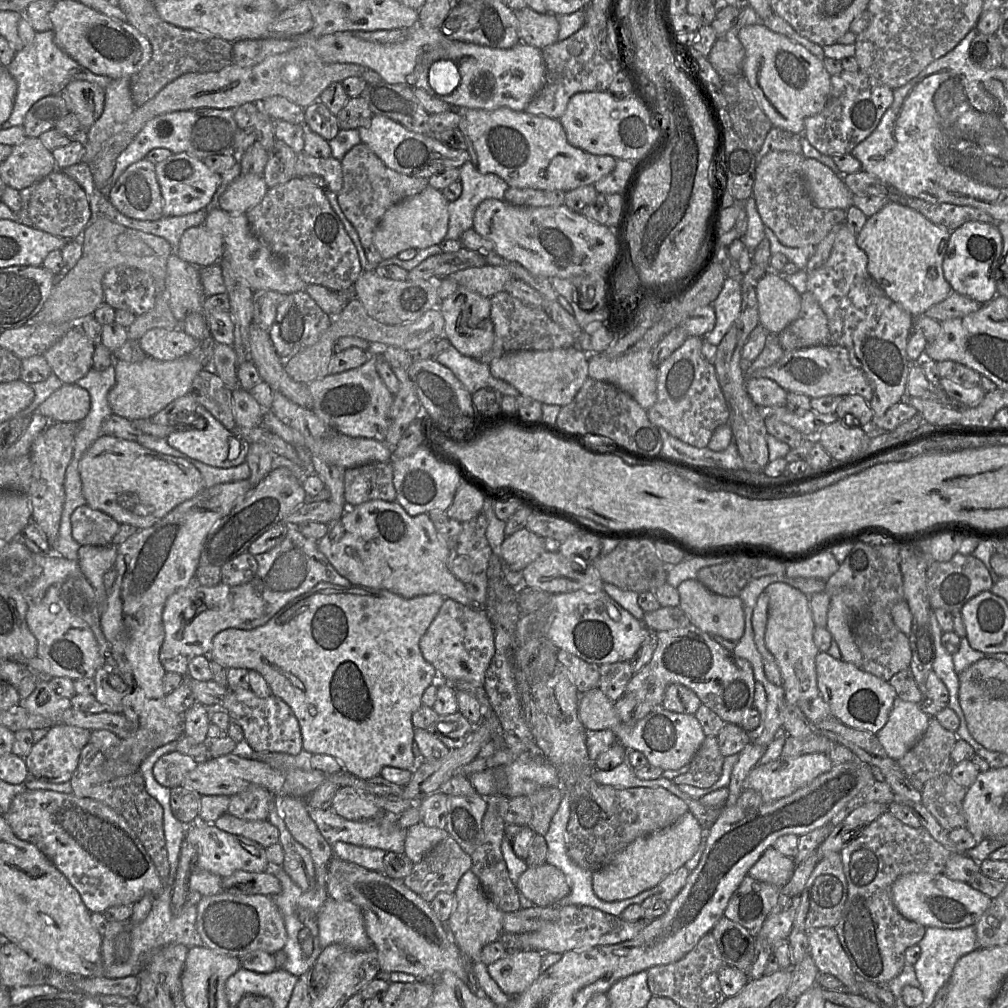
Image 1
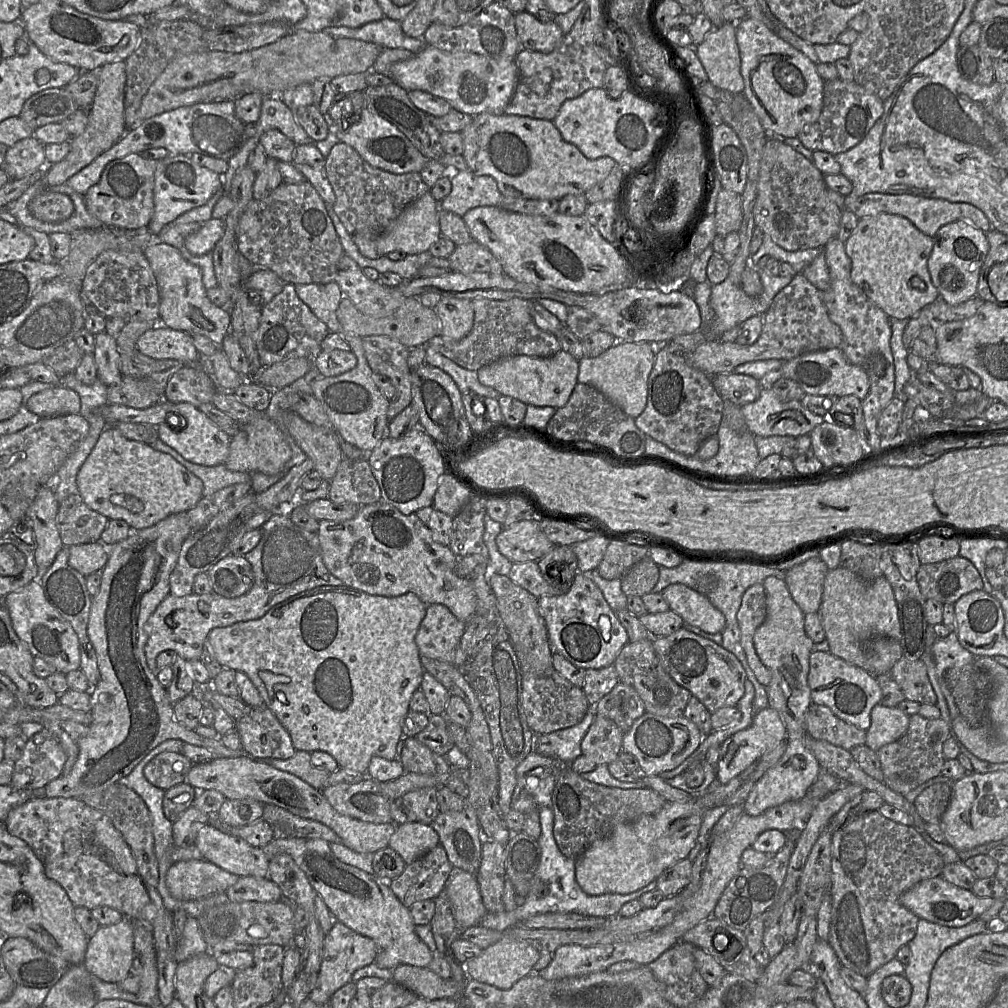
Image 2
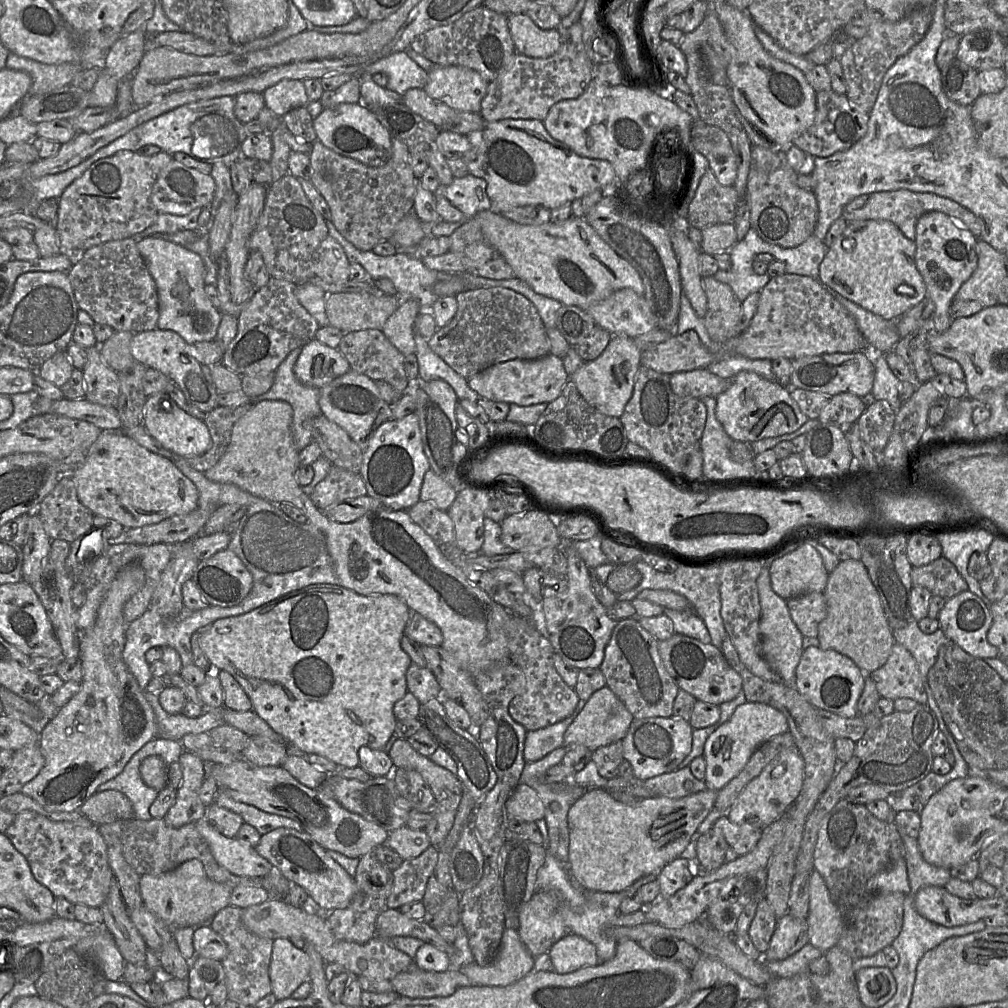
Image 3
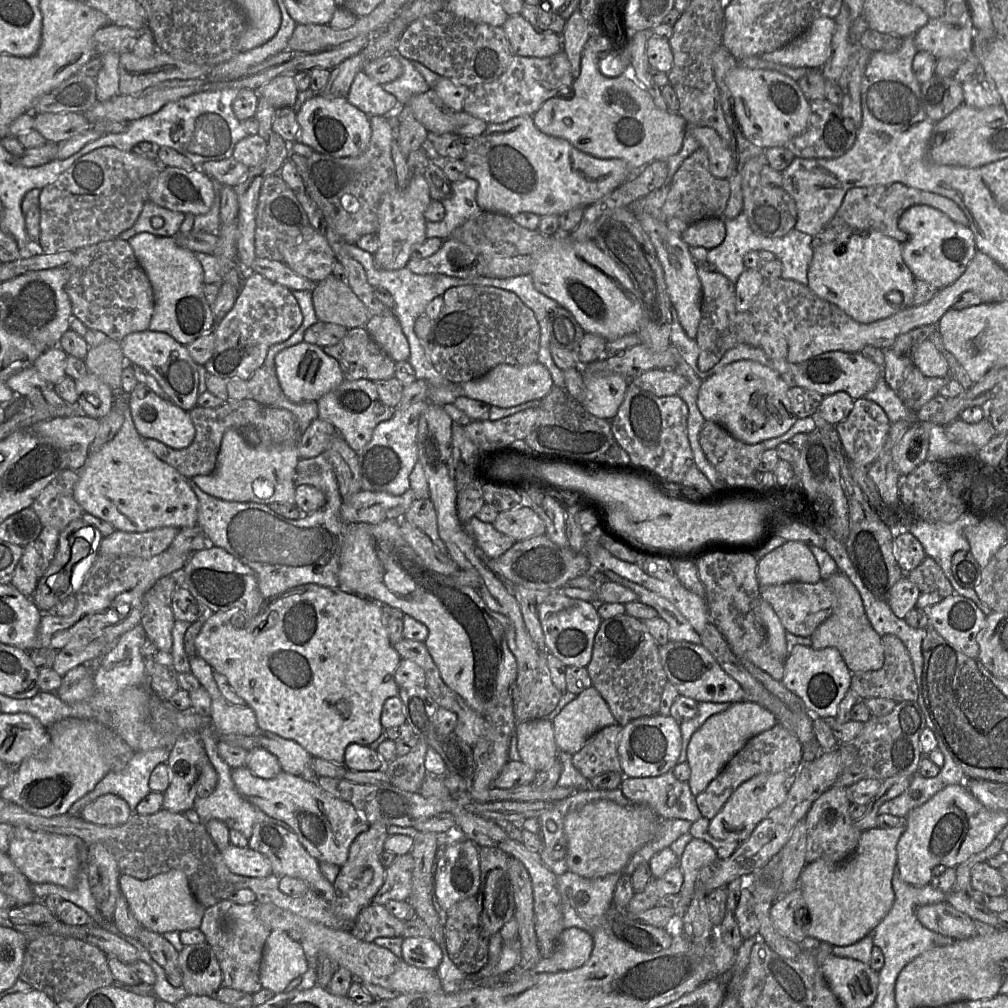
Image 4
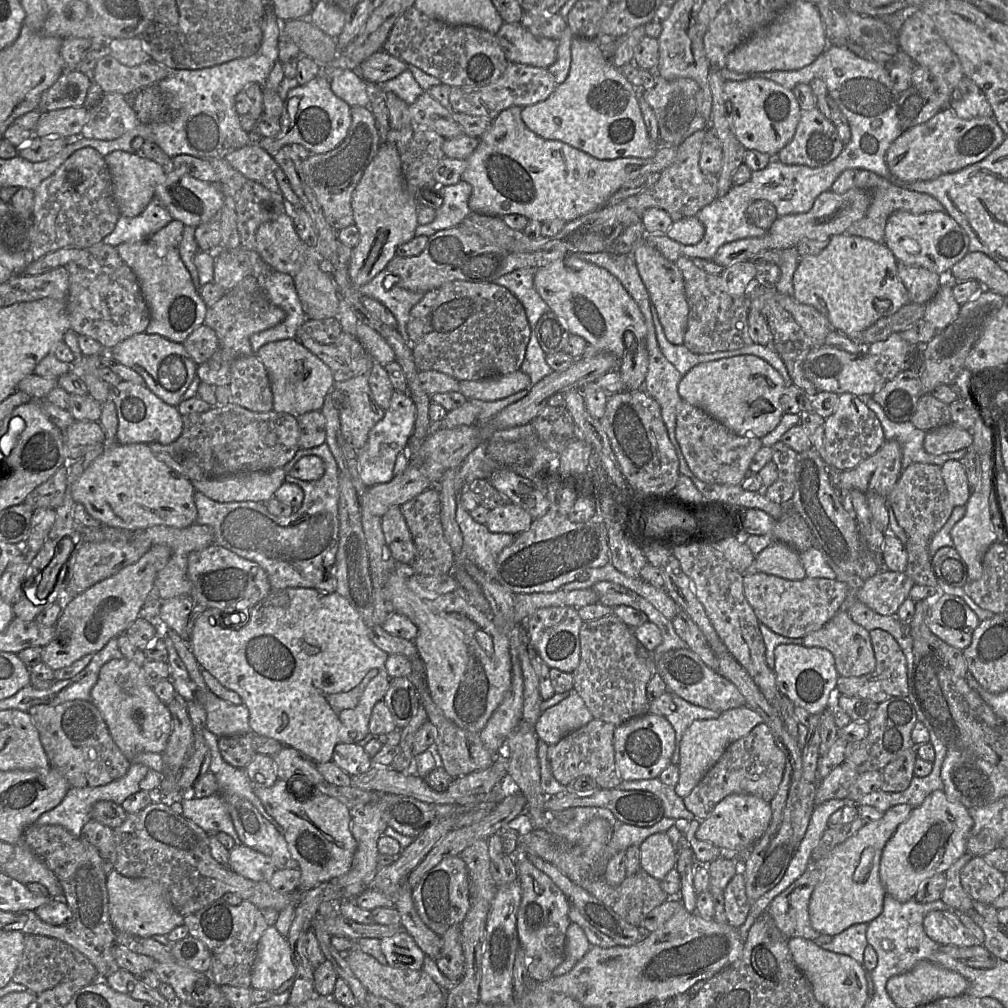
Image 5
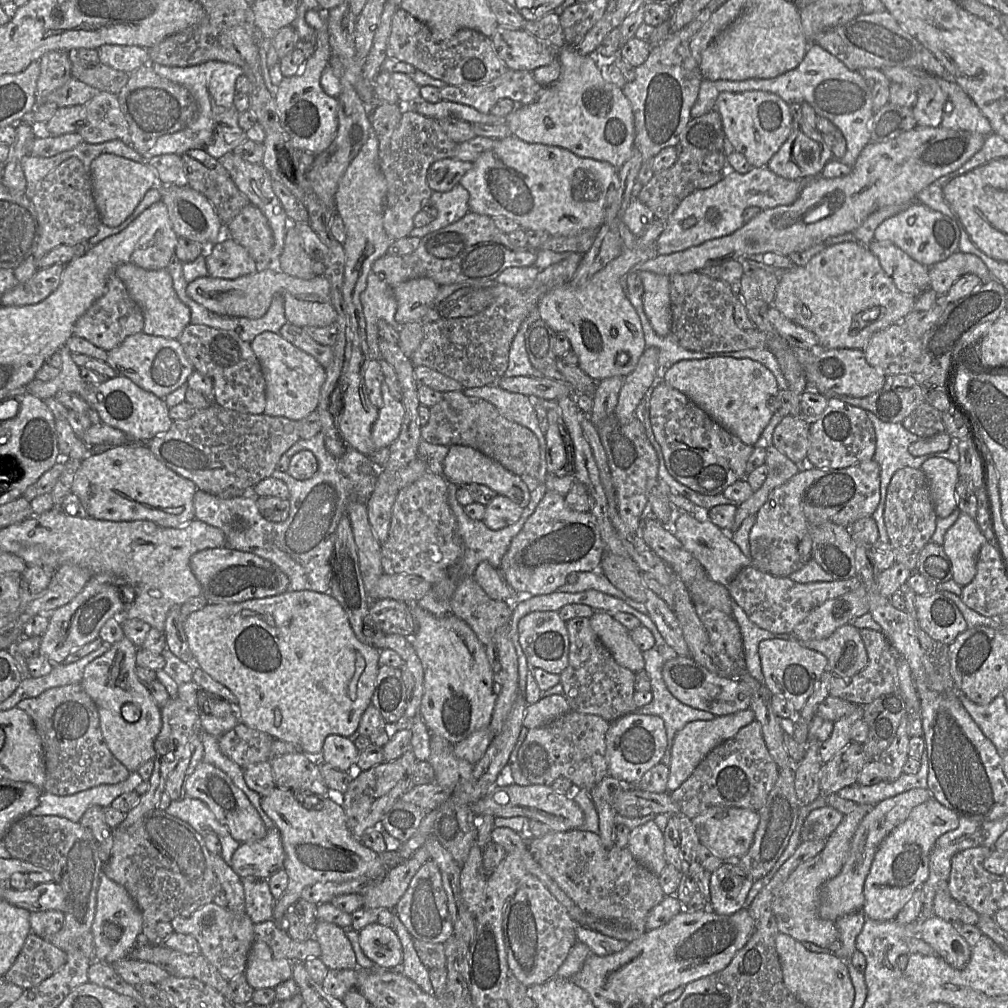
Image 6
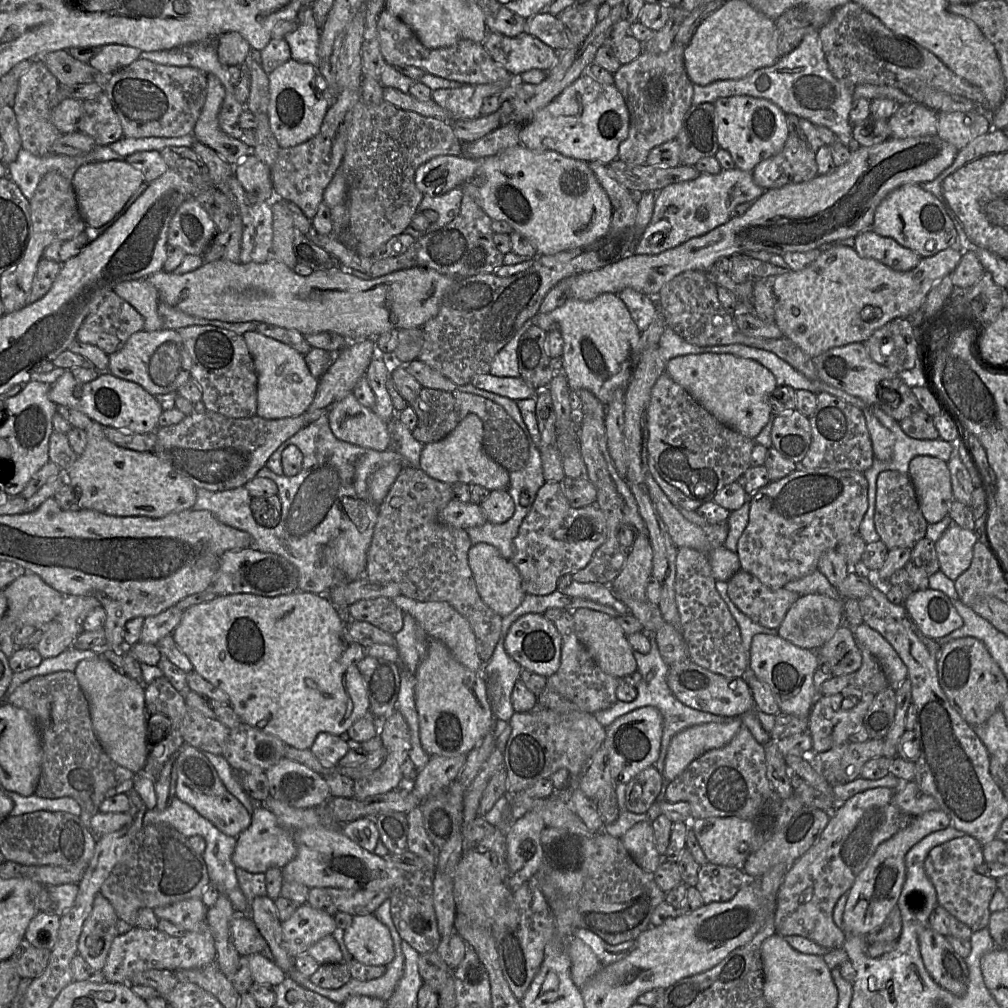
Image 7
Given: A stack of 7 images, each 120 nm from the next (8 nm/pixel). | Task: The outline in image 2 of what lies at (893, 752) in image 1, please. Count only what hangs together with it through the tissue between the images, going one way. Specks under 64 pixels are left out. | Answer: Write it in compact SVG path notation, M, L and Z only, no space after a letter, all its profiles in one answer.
M877 704L871 710L871 725L866 730L866 745L877 751L897 741L907 731L910 716L898 707Z

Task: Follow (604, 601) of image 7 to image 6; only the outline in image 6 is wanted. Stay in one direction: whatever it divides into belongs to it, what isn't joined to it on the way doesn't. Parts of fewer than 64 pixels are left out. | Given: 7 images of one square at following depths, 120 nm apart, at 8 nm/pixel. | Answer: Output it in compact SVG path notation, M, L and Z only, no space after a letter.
M601 571L582 572L578 575L578 580L574 584L564 584L558 591L561 593L579 593L587 590L597 590L625 601L637 611L647 614L647 610L642 603L636 602L627 597L621 590L616 588Z

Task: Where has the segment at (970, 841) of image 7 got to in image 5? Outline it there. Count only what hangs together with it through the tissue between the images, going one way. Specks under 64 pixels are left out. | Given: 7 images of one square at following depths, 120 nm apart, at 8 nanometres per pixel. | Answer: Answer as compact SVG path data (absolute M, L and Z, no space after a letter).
M984 856L972 857L960 872L964 891L974 901L990 904L1006 890L1005 876L989 865Z

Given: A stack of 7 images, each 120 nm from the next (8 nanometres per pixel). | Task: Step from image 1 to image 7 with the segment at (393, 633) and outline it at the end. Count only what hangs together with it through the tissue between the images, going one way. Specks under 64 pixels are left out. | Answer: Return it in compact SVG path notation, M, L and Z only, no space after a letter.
M296 591L275 597L245 593L217 596L209 602L193 605L183 611L172 636L180 650L189 658L193 670L228 695L230 706L242 723L279 738L287 746L298 750L310 750L319 733L326 732L340 736L357 720L370 714L367 685L358 668L358 663L367 655L367 651L349 636L342 613L331 603L327 595Z

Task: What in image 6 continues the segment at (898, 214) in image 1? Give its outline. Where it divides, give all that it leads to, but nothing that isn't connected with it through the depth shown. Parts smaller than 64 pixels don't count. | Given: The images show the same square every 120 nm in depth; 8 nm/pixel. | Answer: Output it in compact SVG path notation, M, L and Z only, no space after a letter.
M848 241L825 247L804 266L782 271L772 306L813 332L821 350L862 350L874 334L901 322L914 310L916 297L896 287L866 245Z

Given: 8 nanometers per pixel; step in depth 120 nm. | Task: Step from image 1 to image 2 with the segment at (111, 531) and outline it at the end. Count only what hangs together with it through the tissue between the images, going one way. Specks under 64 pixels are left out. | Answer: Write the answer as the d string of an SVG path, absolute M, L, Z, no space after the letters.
M80 493L72 494L59 503L57 527L66 547L100 541L109 519L90 509Z

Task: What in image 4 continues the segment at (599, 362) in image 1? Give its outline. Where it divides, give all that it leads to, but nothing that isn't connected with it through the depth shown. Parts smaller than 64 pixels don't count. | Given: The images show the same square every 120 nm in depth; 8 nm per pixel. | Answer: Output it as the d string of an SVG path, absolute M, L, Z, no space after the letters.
M618 374L585 377L583 406L599 418L613 419L625 398L629 379Z

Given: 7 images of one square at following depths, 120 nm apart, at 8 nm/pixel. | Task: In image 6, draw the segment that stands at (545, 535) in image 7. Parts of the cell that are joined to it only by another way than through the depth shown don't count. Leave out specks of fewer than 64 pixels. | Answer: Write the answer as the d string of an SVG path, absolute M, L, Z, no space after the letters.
M547 491L522 530L512 539L499 570L517 597L531 598L555 593L566 584L566 578L571 573L600 571L603 556L604 544L592 513L573 511L566 505L563 496Z

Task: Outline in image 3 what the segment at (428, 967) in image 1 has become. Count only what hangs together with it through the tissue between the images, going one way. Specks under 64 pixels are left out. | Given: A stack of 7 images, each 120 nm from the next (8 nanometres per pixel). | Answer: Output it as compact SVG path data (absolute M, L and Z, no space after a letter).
M290 828L274 829L261 836L255 850L288 880L300 885L325 913L348 907L356 895L353 876L304 831Z

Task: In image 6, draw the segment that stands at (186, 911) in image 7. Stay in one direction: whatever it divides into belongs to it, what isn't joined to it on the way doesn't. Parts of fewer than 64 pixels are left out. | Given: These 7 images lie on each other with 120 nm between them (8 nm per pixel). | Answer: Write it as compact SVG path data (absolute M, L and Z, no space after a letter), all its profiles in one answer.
M213 902L197 909L190 916L175 917L171 921L175 932L190 934L196 938L200 951L227 981L238 974L245 973L248 954L255 942L255 923L245 913L234 915L227 907Z

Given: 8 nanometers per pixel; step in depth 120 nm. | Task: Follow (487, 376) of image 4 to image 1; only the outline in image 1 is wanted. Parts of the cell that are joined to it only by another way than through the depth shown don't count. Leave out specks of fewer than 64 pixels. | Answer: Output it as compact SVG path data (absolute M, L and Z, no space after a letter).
M577 346L554 350L520 350L508 352L490 364L491 374L514 386L519 394L542 404L570 404L582 388L588 375L589 355Z

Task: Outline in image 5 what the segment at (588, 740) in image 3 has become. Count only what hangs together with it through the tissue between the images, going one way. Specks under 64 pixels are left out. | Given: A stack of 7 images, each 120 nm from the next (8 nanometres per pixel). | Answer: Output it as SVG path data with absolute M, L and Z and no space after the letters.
M573 689L569 697L541 713L535 731L545 743L554 745L593 719L595 718L584 700Z

